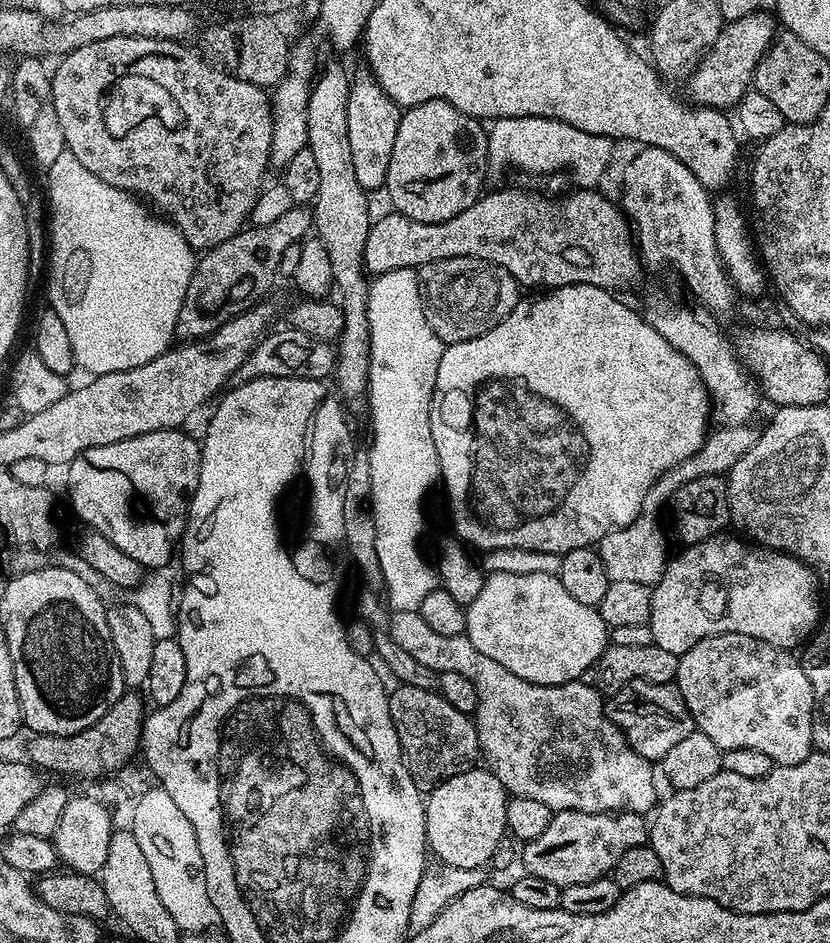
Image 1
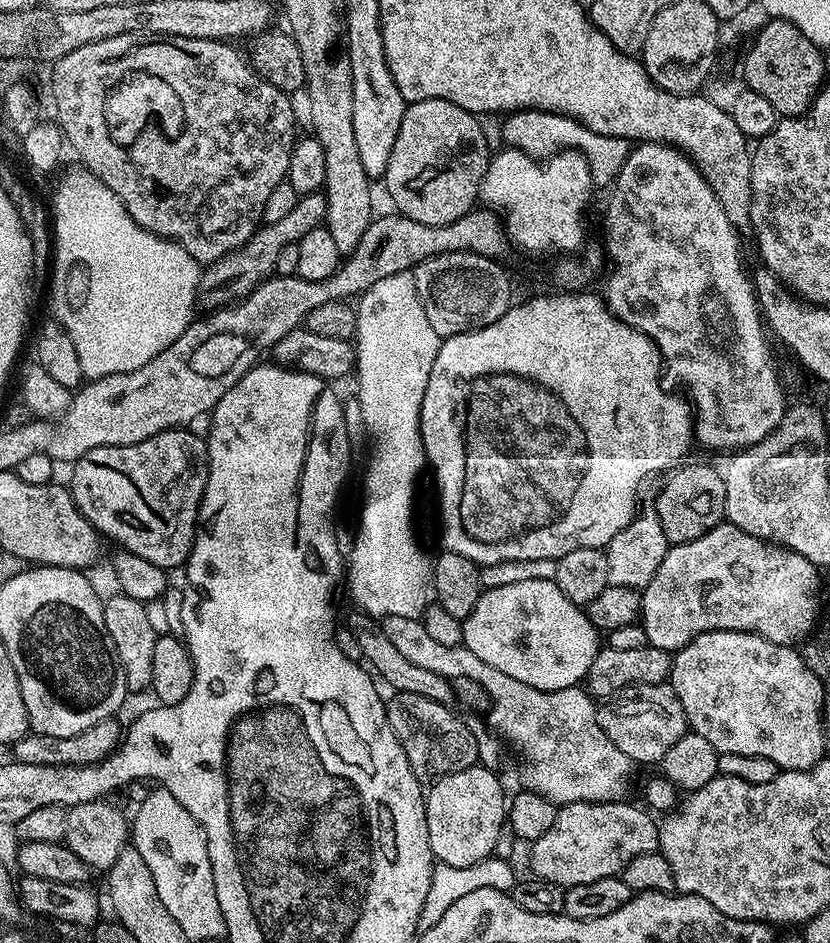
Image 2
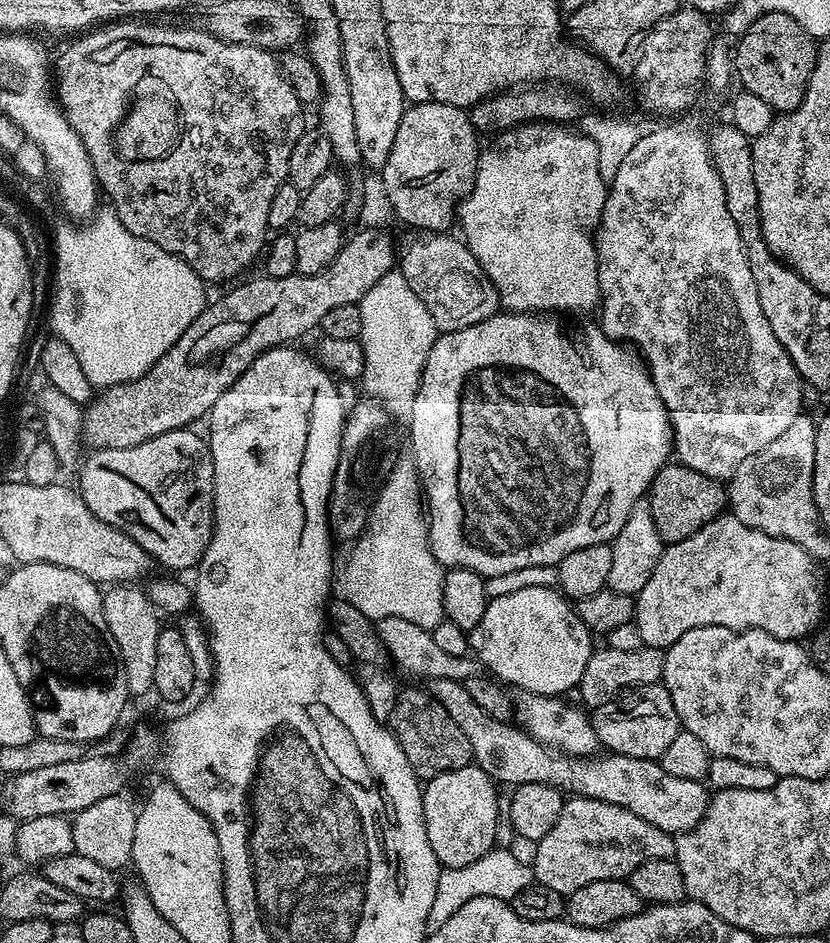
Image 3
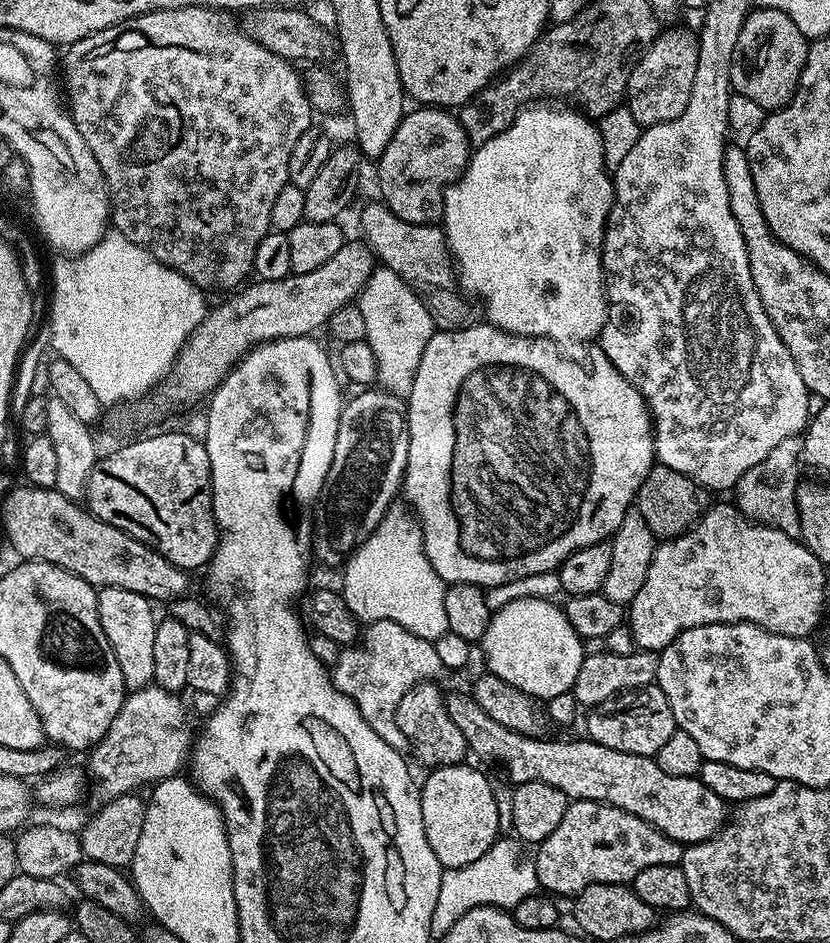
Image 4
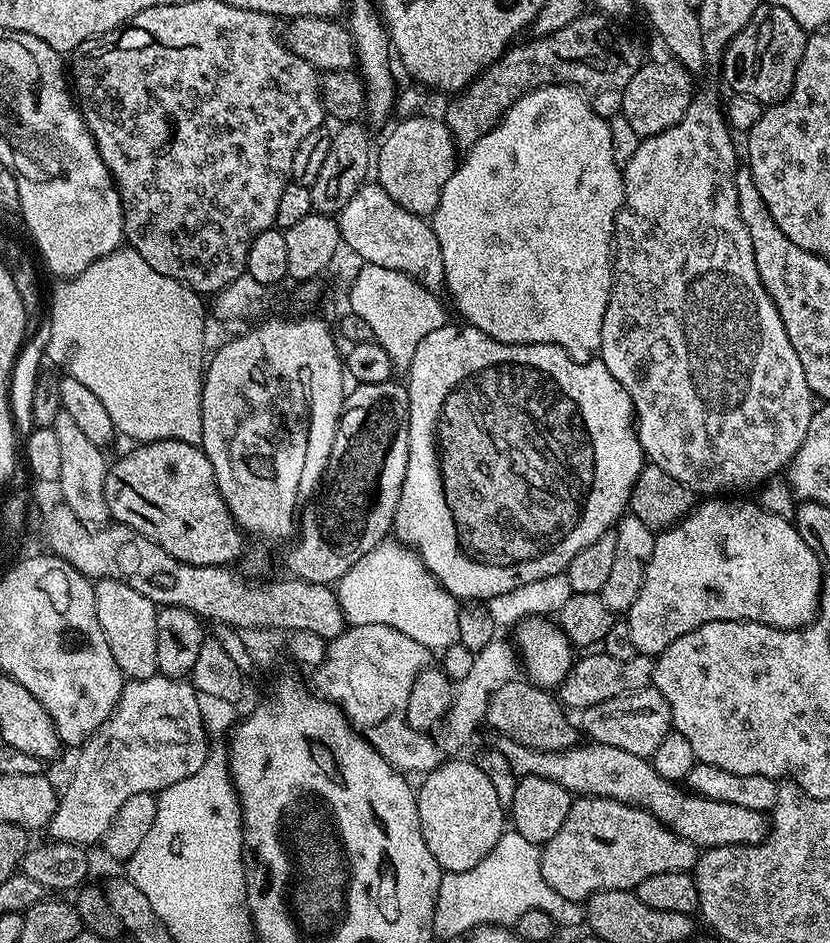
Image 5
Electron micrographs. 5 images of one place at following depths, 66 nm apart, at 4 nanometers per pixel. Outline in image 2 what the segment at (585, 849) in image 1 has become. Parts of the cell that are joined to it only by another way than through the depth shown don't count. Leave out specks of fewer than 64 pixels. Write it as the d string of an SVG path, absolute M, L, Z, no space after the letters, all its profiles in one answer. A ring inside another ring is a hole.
M574 802L561 804L556 809L554 826L542 834L542 838L531 841L532 872L538 880L554 882L567 890L574 886L582 886L582 882L598 882L598 878L620 876L638 854L650 854L660 847L660 837L651 828L653 817L640 816L640 812L629 802L606 802L605 804L591 804L590 802Z

